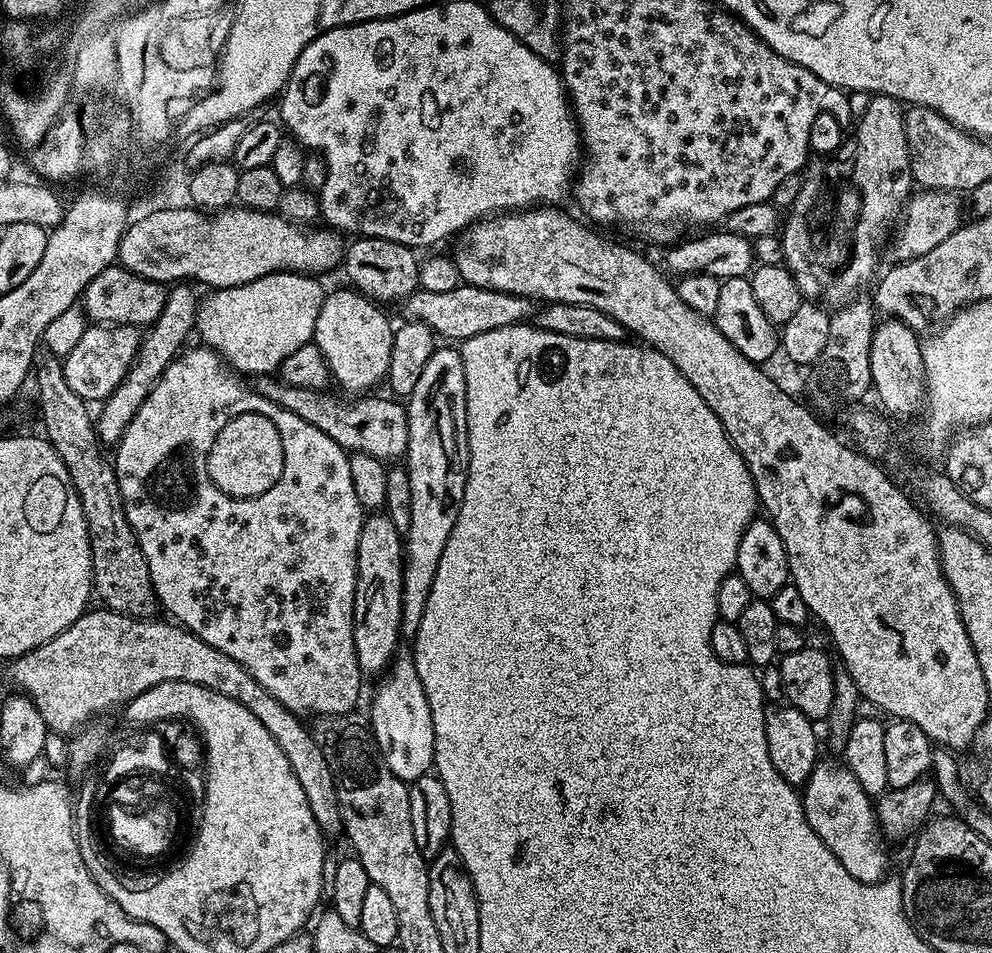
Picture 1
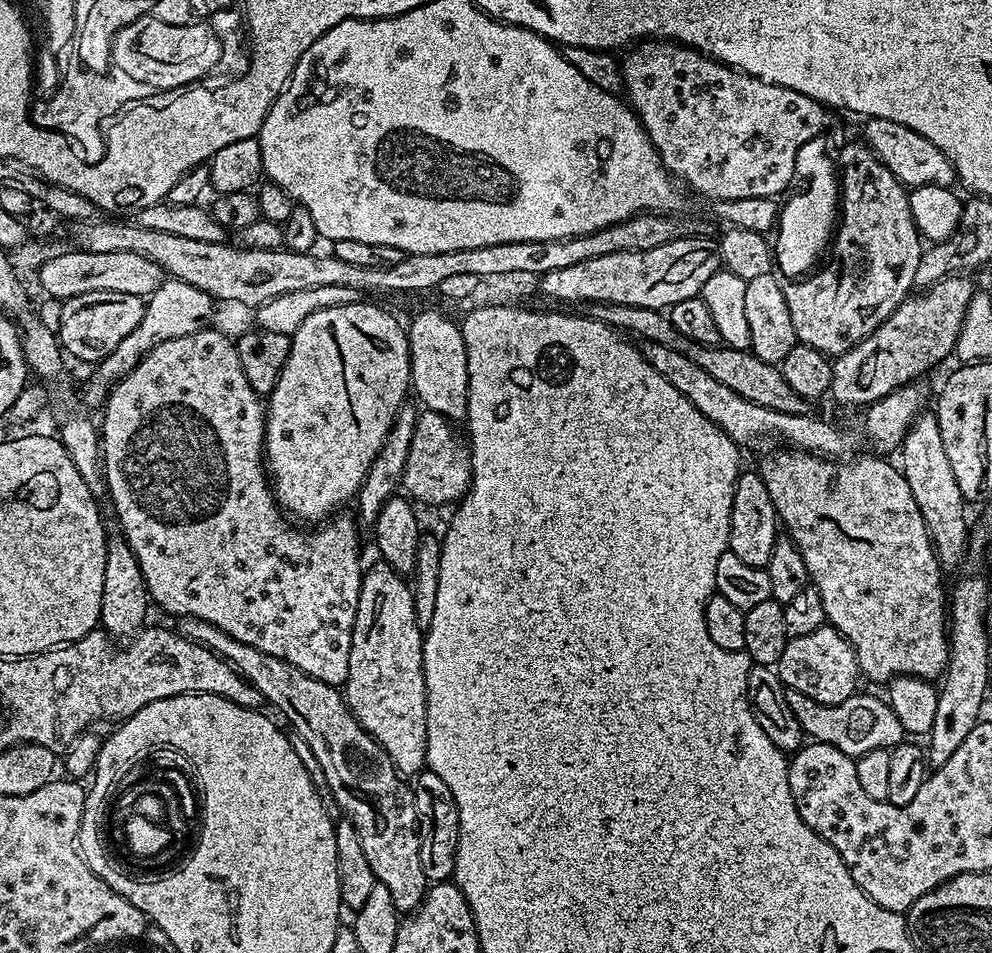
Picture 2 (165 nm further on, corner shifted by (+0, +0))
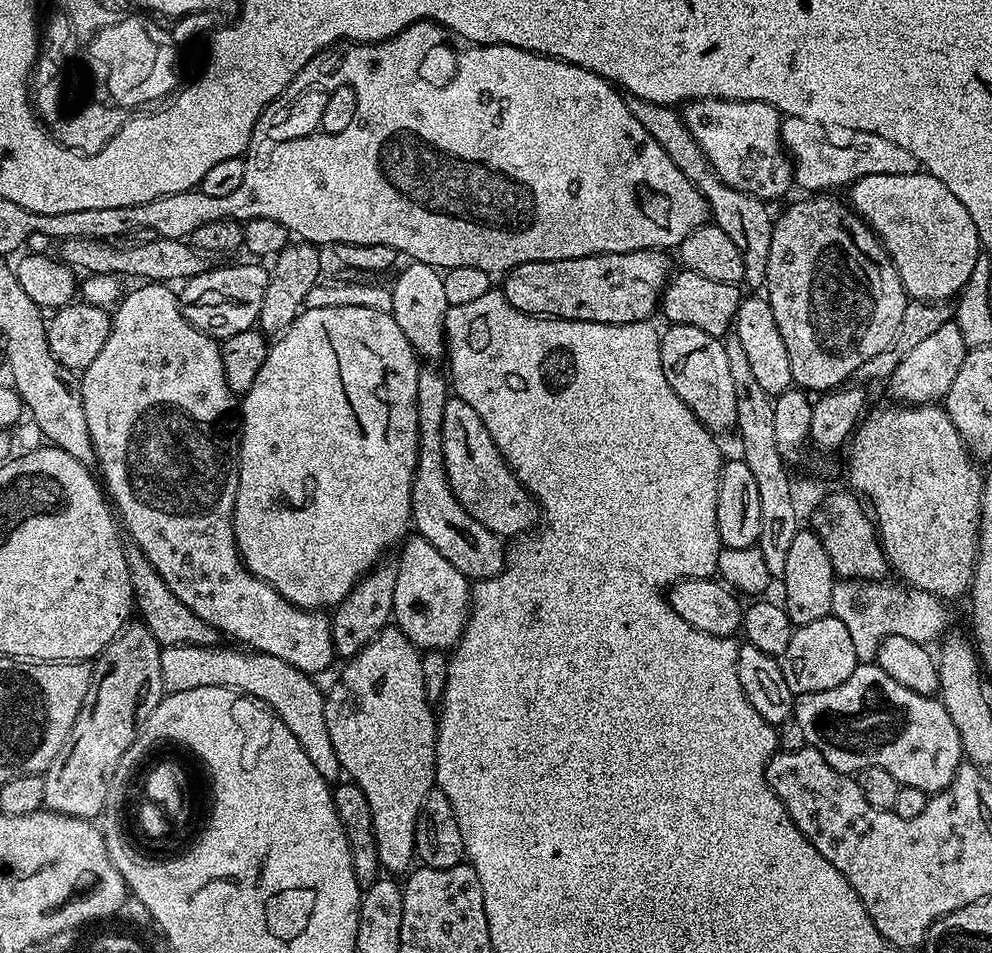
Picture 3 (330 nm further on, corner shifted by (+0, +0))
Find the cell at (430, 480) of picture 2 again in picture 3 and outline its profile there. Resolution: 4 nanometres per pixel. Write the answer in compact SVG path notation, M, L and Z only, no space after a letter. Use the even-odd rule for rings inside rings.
M455 394L449 395L446 414L442 414L442 454L453 494L466 514L482 522L486 530L501 538L519 538L537 523L536 501L518 482L494 438L490 438L490 430L486 430L482 418Z

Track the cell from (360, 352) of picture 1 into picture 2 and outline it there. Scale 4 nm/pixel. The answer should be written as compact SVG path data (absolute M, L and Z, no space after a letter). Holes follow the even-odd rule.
M339 304L318 310L298 326L298 330L291 335L292 346L290 358L286 360L286 366L274 386L271 396L266 400L266 419L264 422L264 459L267 471L270 473L270 483L274 489L276 503L280 505L285 513L297 516L295 519L316 520L312 522L323 522L333 515L344 503L355 501L362 482L368 473L370 462L382 450L382 442L386 434L390 434L392 423L396 421L398 410L410 396L410 381L412 371L410 370L410 358L408 357L408 338L405 329L384 308L376 304Z

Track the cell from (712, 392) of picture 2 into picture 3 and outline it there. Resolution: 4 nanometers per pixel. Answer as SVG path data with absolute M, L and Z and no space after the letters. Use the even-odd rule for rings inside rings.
M954 322L938 326L934 334L929 334L925 340L918 342L902 362L898 362L898 370L888 377L886 387L892 391L893 401L904 406L917 404L935 404L943 401L948 395L950 386L954 386L954 377L962 370L962 362L968 353L968 345L963 341L962 333Z

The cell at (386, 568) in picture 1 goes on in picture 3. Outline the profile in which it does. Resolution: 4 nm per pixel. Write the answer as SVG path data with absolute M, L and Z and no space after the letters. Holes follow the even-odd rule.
M387 626L344 664L340 681L332 689L327 689L324 698L326 730L330 730L334 754L338 754L338 762L347 779L358 785L362 794L366 794L366 802L370 802L380 867L388 874L404 874L413 867L416 856L416 819L426 794L433 791L436 782L438 720L433 705L426 698L421 655L421 649L412 644L400 628Z

